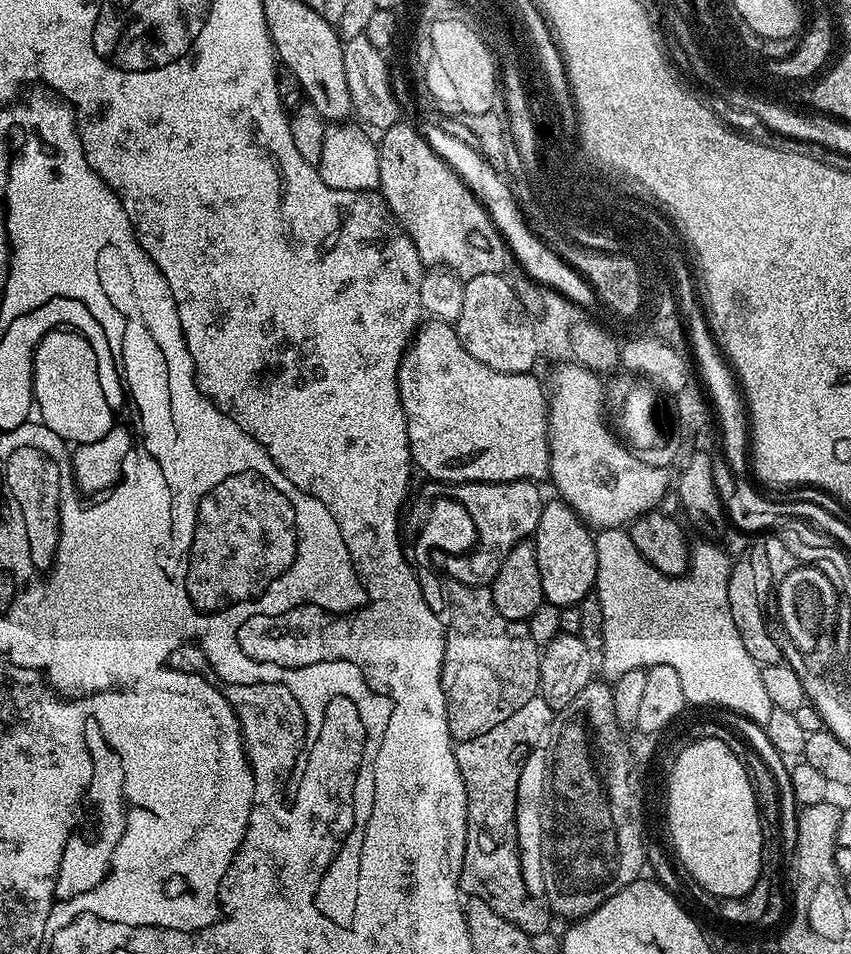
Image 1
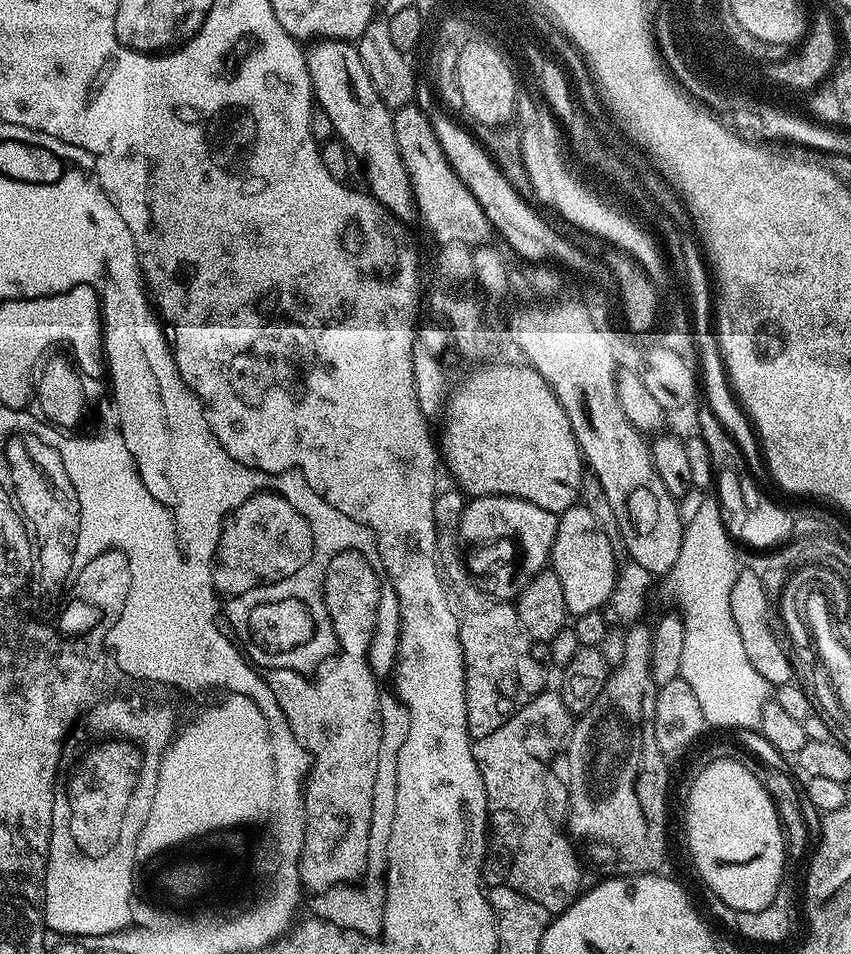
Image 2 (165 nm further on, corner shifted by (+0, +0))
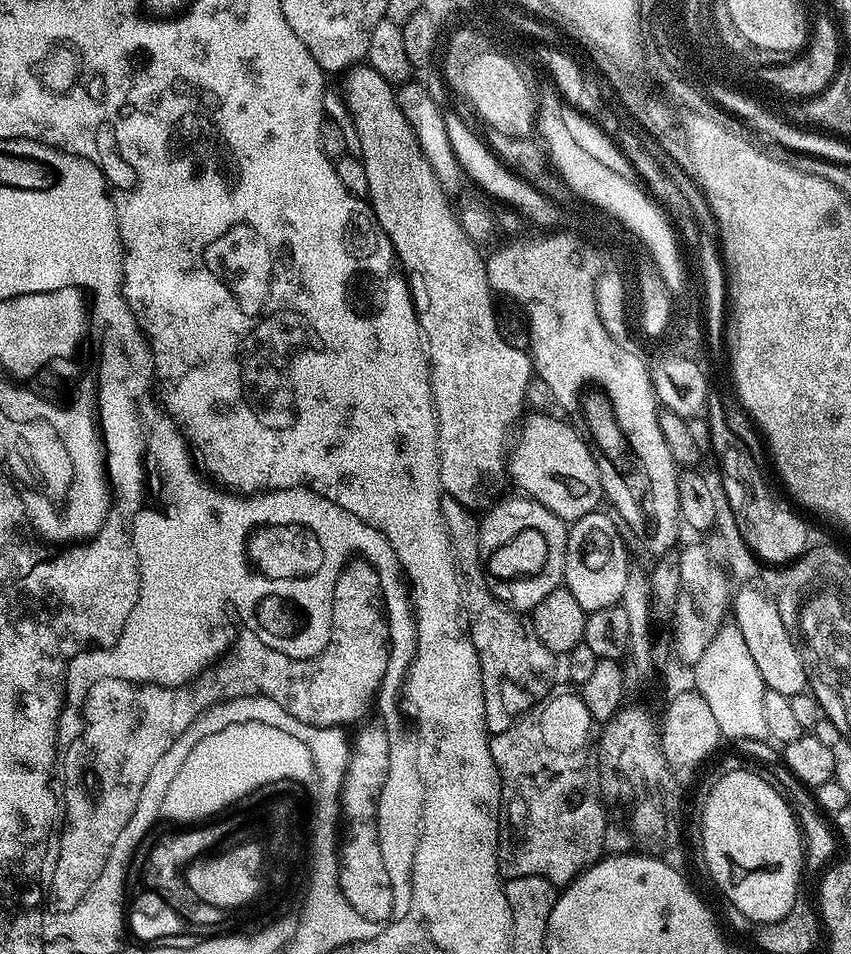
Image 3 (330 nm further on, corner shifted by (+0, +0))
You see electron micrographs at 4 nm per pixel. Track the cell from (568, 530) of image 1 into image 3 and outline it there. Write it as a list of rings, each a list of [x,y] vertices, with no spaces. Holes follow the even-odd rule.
[[[597,510],[573,520],[568,530],[563,587],[568,588],[570,594],[574,594],[578,606],[582,606],[586,613],[621,603],[630,565],[628,552],[624,549],[624,540],[620,537],[621,529],[617,521],[605,512]]]

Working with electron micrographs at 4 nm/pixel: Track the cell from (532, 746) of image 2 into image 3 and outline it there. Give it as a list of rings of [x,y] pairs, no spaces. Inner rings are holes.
[[[579,691],[559,692],[551,694],[538,701],[529,712],[517,718],[510,730],[495,733],[489,739],[490,754],[494,758],[494,766],[500,775],[500,802],[502,805],[502,819],[500,821],[500,870],[505,877],[514,876],[545,876],[552,884],[567,886],[588,867],[601,859],[605,851],[604,835],[610,823],[610,816],[600,816],[600,808],[596,808],[596,772],[588,768],[588,756],[584,756],[584,748],[588,748],[590,738],[588,727],[594,724],[590,710],[586,710],[586,702],[581,698]]]

